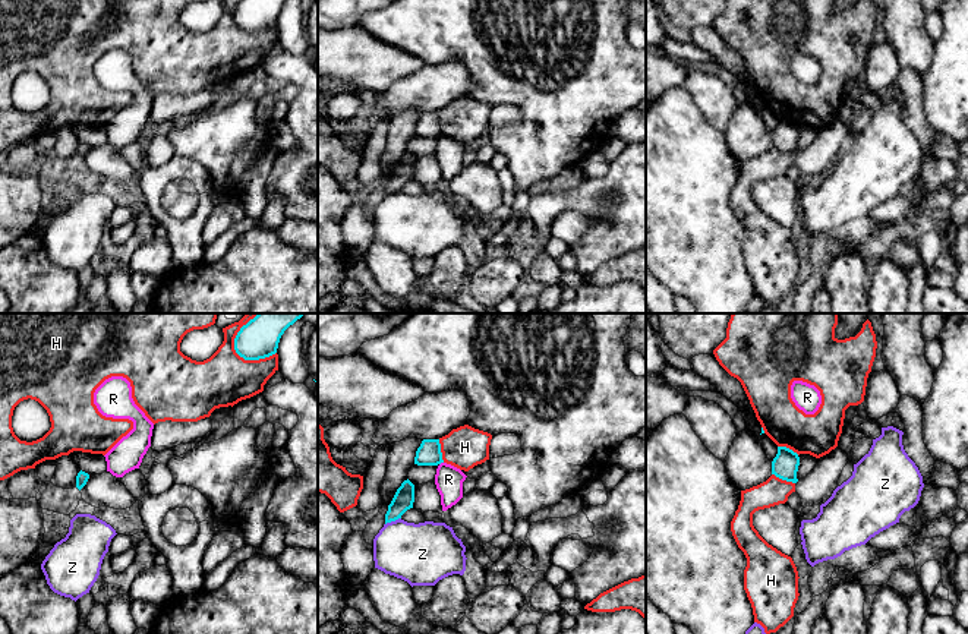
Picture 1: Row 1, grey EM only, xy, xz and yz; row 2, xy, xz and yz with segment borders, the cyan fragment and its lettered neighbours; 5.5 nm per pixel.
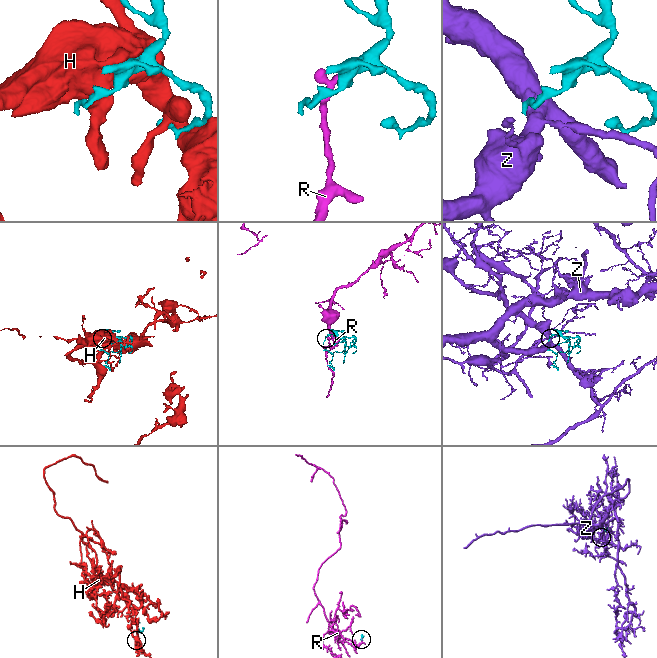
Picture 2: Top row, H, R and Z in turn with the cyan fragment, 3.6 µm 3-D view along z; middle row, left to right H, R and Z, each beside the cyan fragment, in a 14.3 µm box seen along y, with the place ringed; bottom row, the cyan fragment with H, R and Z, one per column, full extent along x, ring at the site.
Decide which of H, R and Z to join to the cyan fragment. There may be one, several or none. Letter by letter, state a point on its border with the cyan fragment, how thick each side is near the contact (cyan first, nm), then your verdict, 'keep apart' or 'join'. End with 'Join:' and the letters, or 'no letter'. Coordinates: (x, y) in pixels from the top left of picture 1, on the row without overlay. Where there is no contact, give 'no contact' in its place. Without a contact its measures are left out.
H: contact xy (249, 31); calibres 180 and 280 nm; keep apart
R: contact xz (441, 133); calibres 130 and 160 nm; keep apart
Z: contact xz (393, 192); calibres 120 and 340 nm; keep apart
Join: no letter

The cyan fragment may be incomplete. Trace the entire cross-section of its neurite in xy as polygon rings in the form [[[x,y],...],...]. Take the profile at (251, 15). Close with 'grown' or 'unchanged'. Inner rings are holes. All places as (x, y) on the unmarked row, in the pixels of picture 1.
[[[240,0],[234,22],[245,32],[259,32],[277,25],[281,7],[287,0]]]; unchanged

